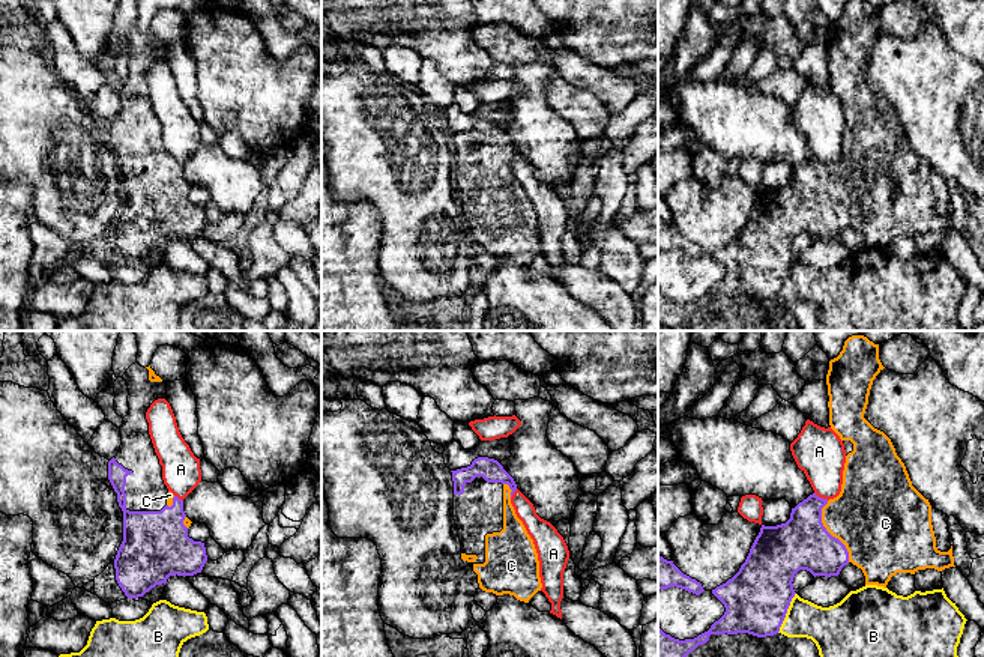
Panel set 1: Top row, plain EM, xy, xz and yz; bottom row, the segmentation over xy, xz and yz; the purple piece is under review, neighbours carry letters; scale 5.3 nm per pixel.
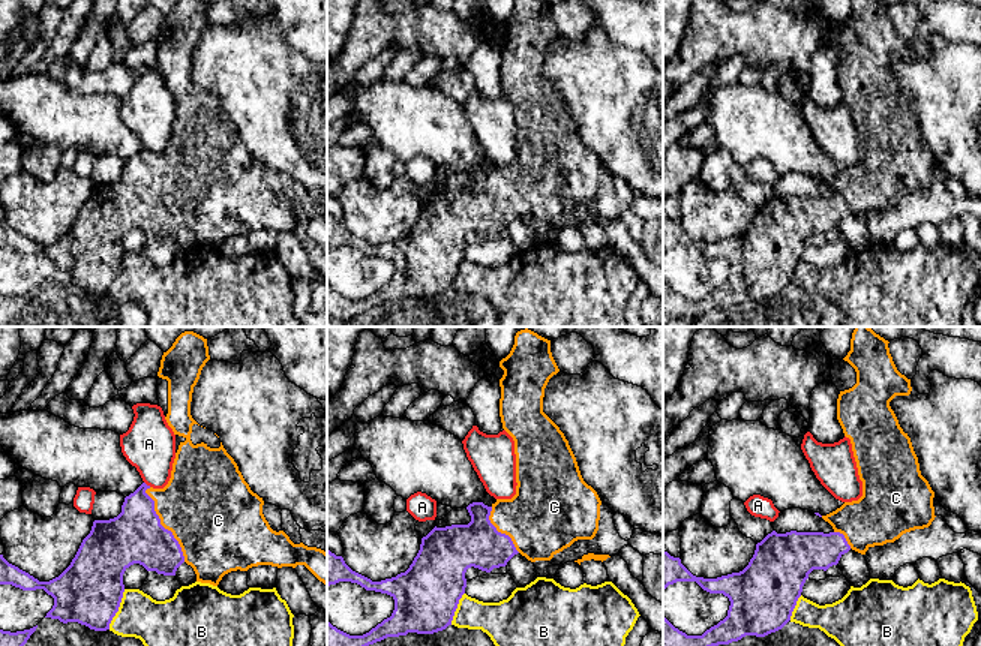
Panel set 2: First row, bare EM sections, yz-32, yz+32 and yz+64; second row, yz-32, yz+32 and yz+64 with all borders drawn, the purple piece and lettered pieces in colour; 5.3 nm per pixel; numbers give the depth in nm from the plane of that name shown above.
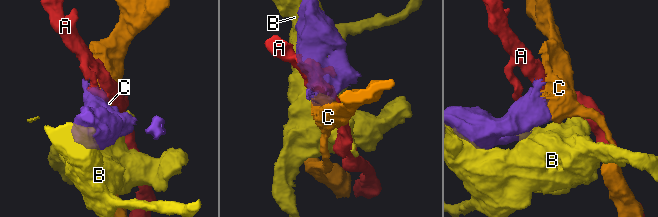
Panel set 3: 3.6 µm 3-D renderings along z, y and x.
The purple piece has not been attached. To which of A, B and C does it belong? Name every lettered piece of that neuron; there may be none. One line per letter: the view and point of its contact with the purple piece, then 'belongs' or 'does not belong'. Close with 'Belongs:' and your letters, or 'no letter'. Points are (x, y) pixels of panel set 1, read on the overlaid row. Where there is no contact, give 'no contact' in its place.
A: meets purple in yz at (822, 498); does not belong
B: meets purple in yz at (786, 612); does not belong
C: meets purple in yz at (828, 532); belongs
Belongs: C

